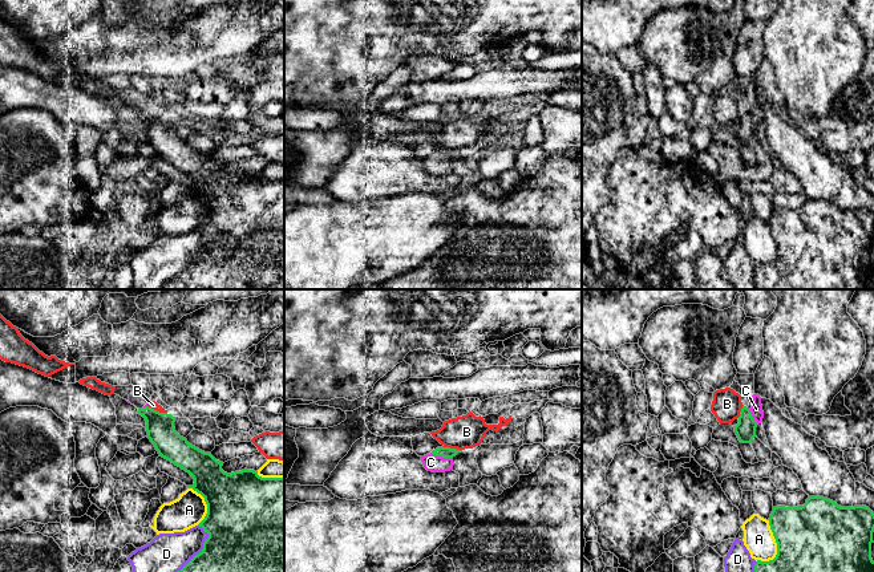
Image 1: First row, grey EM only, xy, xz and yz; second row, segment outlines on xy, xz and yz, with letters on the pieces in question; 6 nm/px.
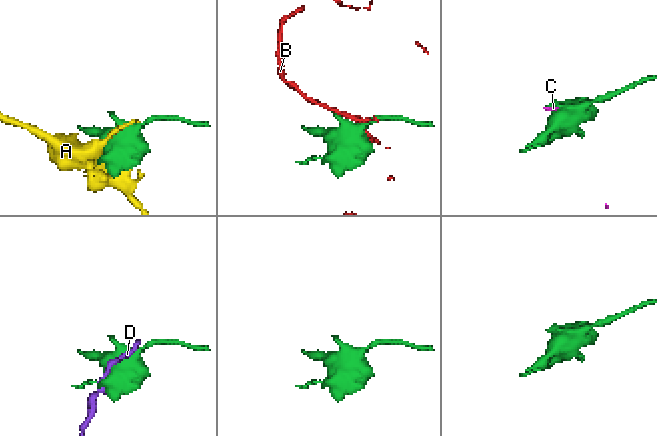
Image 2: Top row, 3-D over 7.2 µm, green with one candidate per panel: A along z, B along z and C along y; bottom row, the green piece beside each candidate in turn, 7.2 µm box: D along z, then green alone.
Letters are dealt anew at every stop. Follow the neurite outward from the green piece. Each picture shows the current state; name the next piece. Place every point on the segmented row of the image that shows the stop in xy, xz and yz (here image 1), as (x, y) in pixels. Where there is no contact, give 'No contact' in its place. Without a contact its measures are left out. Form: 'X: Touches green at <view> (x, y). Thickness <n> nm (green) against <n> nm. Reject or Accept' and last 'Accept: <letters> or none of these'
A: Touches green at yz (777, 548). Thickness 420 nm (green) against 180 nm. Reject
B: Touches green at xy (156, 410). Thickness 170 nm (green) against 50 nm. Reject
C: Touches green at xz (441, 455). Thickness 60 nm (green) against 100 nm. Accept
D: Touches green at xy (202, 550). Thickness 400 nm (green) against 240 nm. Reject
Accept: C

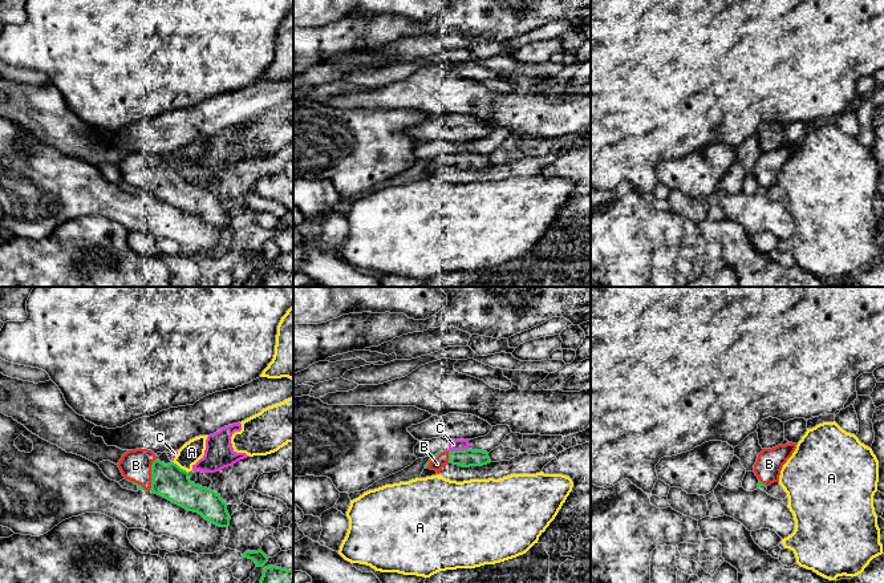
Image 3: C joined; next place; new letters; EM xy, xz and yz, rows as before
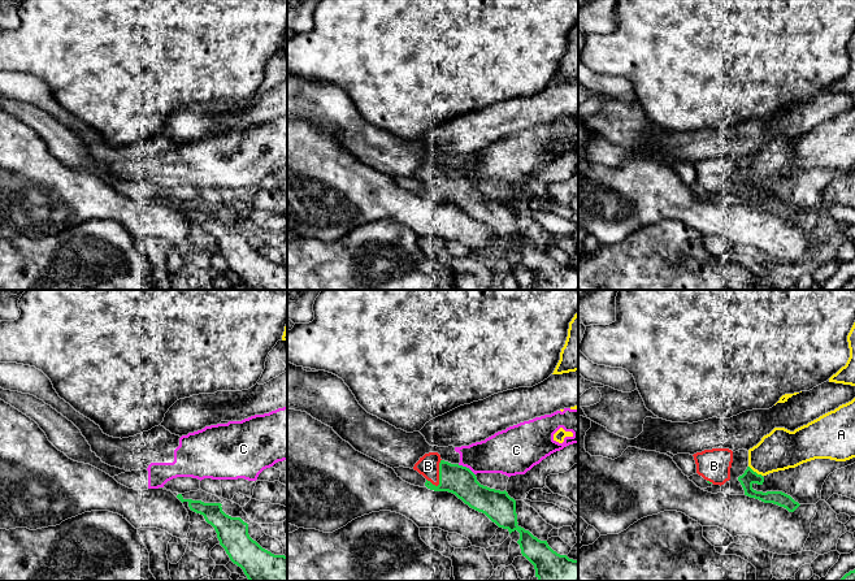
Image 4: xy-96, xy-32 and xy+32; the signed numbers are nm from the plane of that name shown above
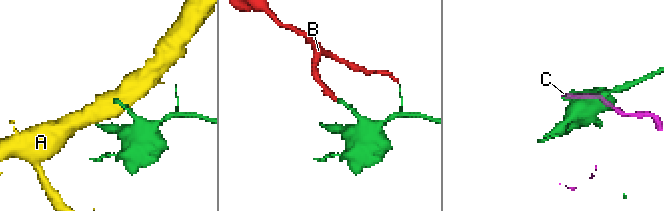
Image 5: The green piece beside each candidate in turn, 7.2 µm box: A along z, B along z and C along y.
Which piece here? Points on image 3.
A: Touches green at xy (179, 468). Thickness 200 nm (green) against 140 nm. Reject
B: Touches green at xy (151, 485). Thickness 200 nm (green) against 190 nm. Accept
C: Touches green at xz (458, 450). Thickness 110 nm (green) against 60 nm. Reject
Accept: B

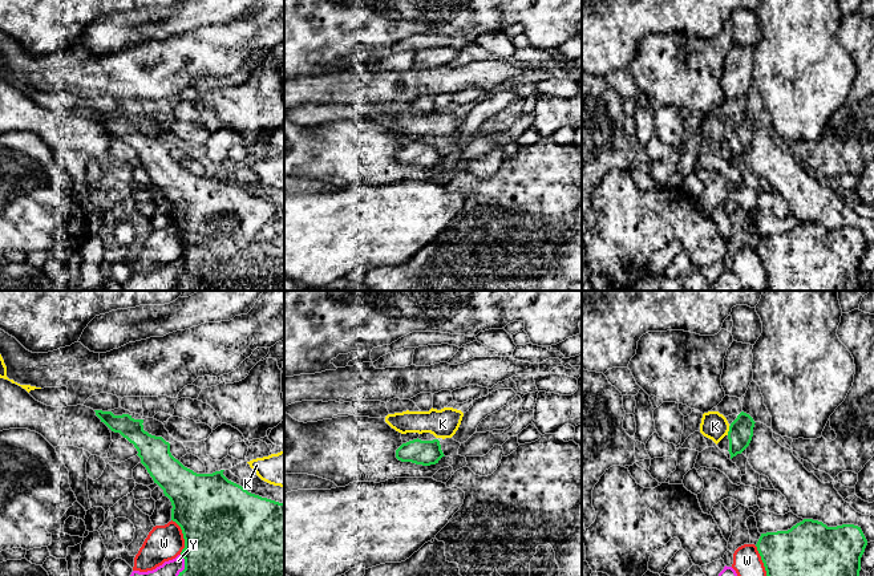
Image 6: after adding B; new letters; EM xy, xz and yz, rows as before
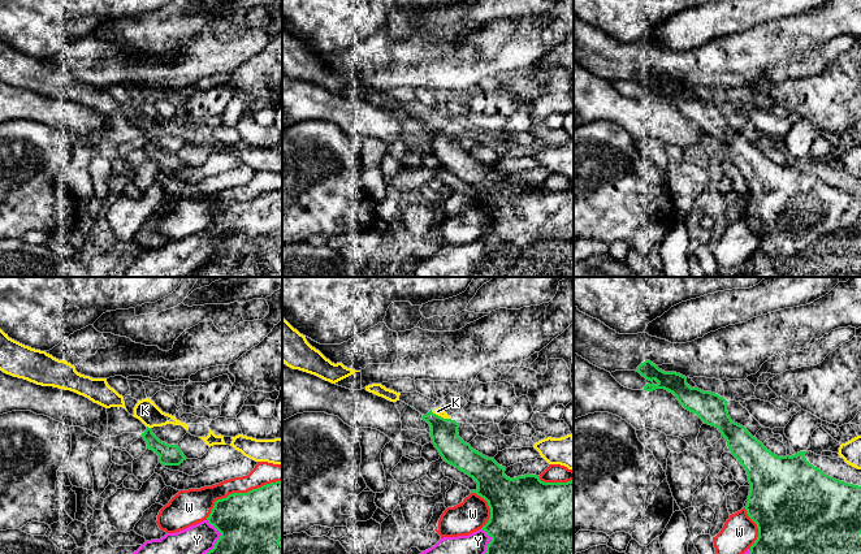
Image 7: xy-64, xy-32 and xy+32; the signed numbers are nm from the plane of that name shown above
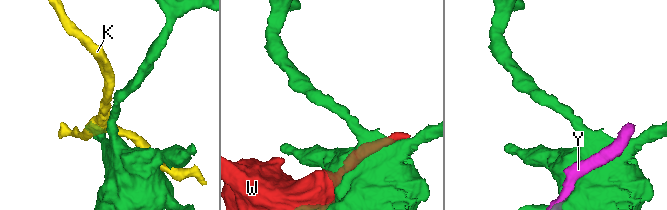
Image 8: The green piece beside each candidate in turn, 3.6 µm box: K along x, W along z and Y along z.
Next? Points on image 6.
K: Touches green at yz (729, 430). Thickness 150 nm (green) against 160 nm. Reject
W: Touches green at xy (183, 536). Thickness 500 nm (green) against 220 nm. Reject
Y: Touches green at xy (185, 564). Thickness 420 nm (green) against 100 nm. Reject
Accept: none of these

